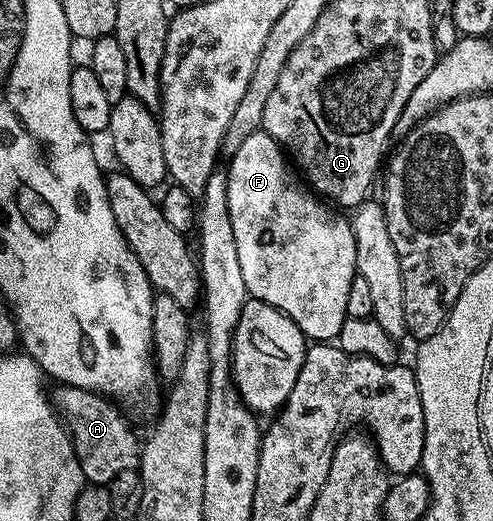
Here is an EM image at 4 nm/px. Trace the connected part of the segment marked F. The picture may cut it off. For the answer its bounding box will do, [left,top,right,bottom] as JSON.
[227,131,357,342]

